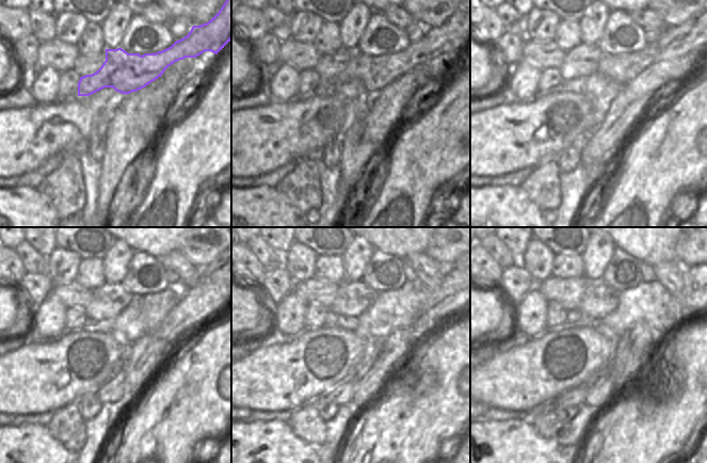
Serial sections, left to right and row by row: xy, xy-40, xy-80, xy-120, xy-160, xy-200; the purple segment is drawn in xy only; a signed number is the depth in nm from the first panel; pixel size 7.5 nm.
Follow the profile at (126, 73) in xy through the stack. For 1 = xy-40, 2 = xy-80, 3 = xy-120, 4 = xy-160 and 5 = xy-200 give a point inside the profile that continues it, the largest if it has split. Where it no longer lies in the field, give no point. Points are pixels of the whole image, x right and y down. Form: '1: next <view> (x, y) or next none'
1: next xy-40 (374, 73)
2: next xy-80 (675, 42)
3: next xy-120 (206, 274)
4: next xy-160 (446, 285)
5: next xy-200 (686, 269)

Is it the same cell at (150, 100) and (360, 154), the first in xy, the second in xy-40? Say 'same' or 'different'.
same

